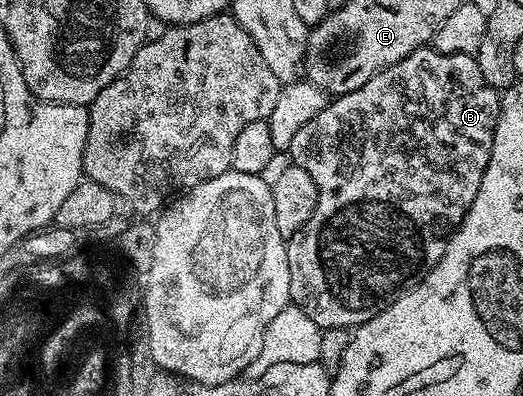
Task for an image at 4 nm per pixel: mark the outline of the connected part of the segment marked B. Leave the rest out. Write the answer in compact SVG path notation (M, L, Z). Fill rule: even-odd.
M423 46L416 49L412 54L405 56L400 62L396 62L392 66L380 70L372 78L368 78L368 82L364 82L364 86L360 86L360 90L352 90L343 96L333 97L327 103L326 108L320 110L320 114L316 114L316 118L308 118L308 122L304 122L304 126L300 126L300 130L296 130L296 134L292 134L292 142L290 143L288 151L293 160L293 167L299 168L300 170L308 170L312 182L316 182L316 186L318 187L318 201L316 202L316 210L312 210L312 218L308 218L308 222L304 222L304 226L300 226L300 230L296 230L296 234L292 234L292 238L286 241L290 298L297 308L304 310L304 314L308 314L308 318L312 318L312 322L316 322L318 328L353 329L359 324L368 322L373 316L380 314L380 310L387 308L393 300L400 298L408 290L412 290L412 286L420 283L436 266L436 262L440 262L440 258L444 258L444 250L448 246L450 235L461 226L463 218L468 214L468 210L476 198L476 190L480 190L480 182L484 178L484 170L488 166L488 158L492 154L492 142L494 141L494 131L496 130L496 122L498 121L499 103L499 89L488 86L488 82L484 82L484 74L480 74L480 66L474 56L469 56L468 54L440 54L432 46Z

